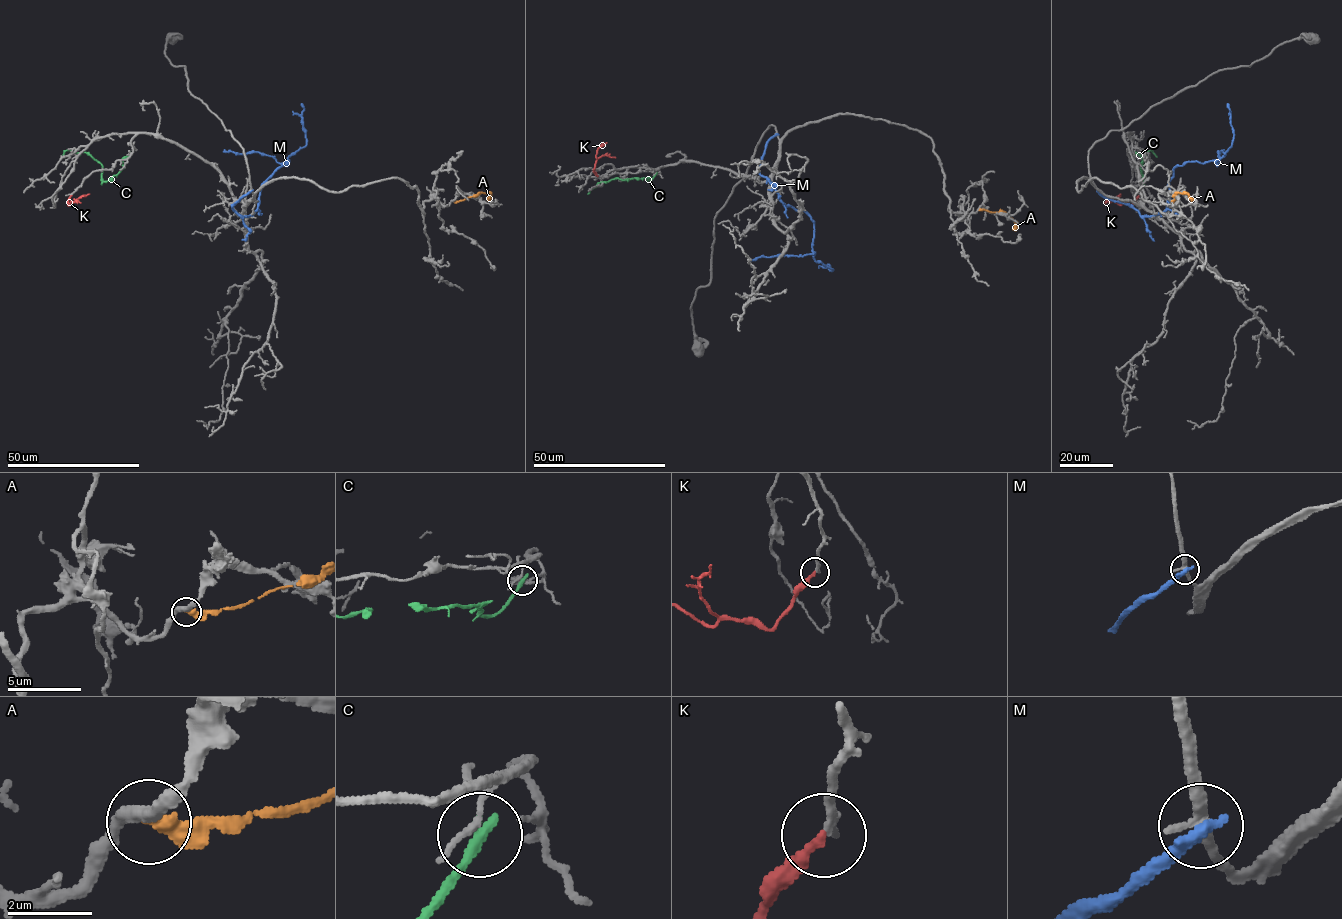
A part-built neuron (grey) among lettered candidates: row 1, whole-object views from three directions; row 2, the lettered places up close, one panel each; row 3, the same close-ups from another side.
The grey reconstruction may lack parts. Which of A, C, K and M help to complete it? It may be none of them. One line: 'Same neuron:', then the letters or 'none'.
Same neuron: K

